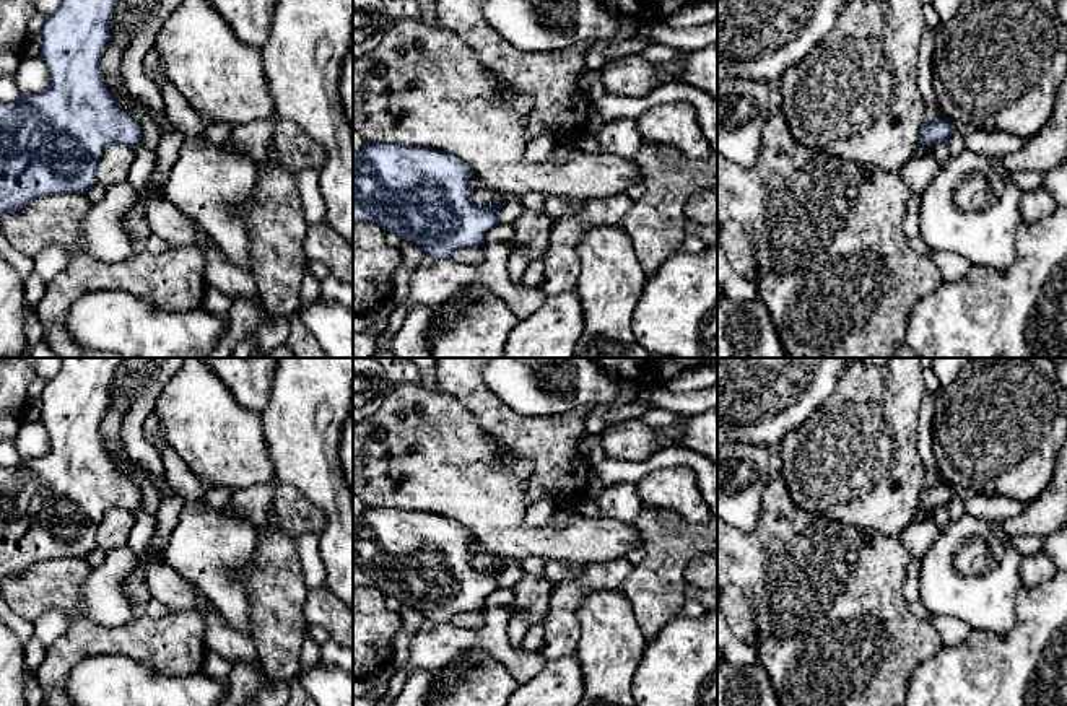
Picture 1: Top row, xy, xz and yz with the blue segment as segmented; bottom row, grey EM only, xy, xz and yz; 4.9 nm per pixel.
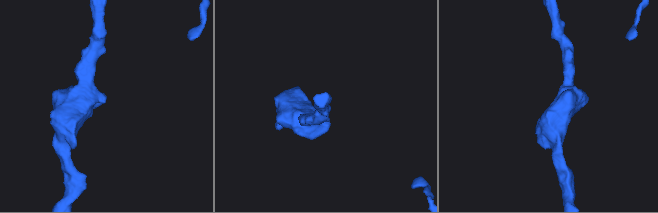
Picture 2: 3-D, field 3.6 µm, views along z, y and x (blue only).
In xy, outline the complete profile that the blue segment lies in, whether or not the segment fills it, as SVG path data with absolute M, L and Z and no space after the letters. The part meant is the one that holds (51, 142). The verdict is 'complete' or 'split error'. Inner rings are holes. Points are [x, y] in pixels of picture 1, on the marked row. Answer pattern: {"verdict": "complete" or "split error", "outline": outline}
{"verdict": "complete", "outline": "M62 0L39 34L50 85L0 104L0 216L36 198L83 194L98 182L98 163L111 145L140 145L140 125L120 112L107 91L99 60L104 54L117 0Z"}

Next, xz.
{"verdict": "complete", "outline": "M364 142L361 151L353 153L353 221L374 223L385 233L392 233L418 246L434 260L452 259L457 251L485 246L485 234L499 224L499 194L493 205L480 208L470 197L472 169L457 156L433 148L405 146L397 143Z"}

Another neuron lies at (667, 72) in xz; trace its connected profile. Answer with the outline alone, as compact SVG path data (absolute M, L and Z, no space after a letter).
M683 52L682 55L678 55L672 62L655 63L654 75L655 75L655 80L659 81L659 86L667 85L670 81L677 81L686 60L688 60L688 52Z

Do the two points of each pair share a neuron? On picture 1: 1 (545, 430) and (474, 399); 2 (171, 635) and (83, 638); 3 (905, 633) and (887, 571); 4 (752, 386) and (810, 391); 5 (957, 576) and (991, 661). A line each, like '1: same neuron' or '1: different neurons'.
1: same neuron
2: same neuron
3: same neuron
4: same neuron
5: different neurons

